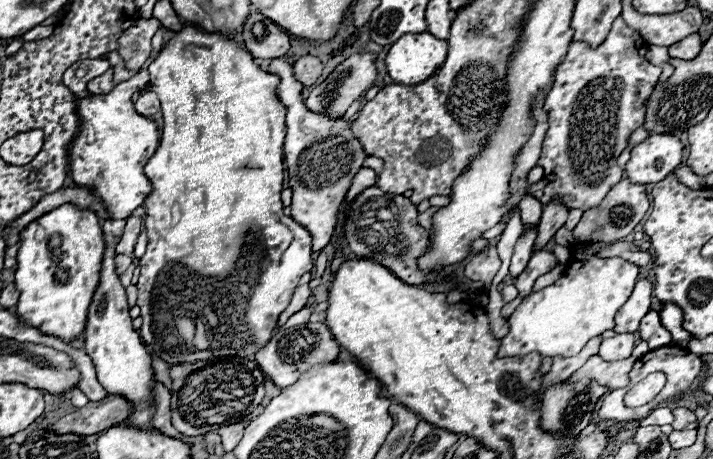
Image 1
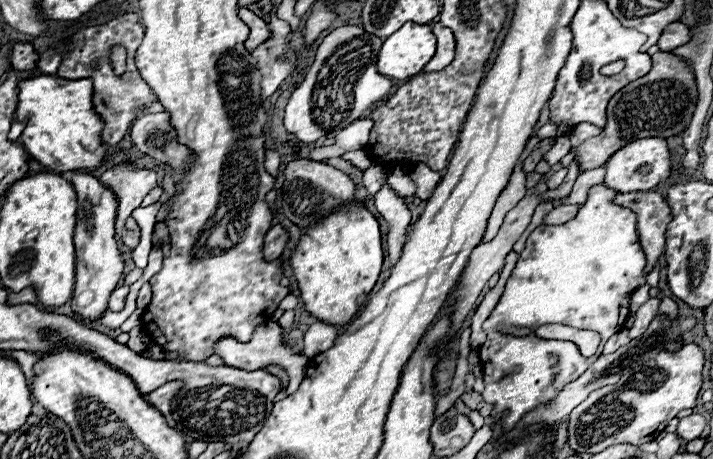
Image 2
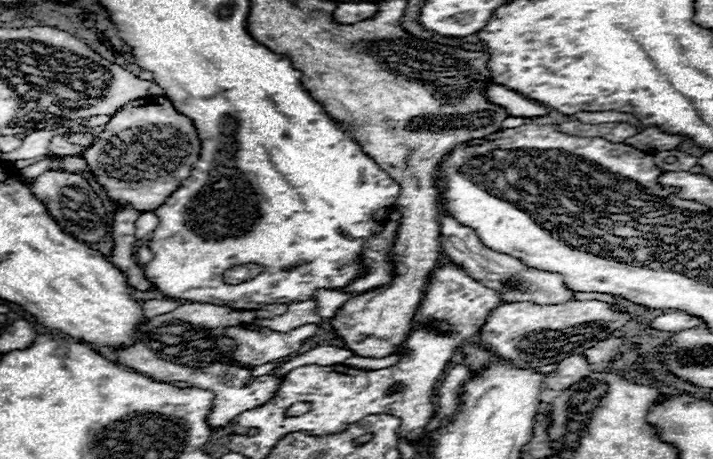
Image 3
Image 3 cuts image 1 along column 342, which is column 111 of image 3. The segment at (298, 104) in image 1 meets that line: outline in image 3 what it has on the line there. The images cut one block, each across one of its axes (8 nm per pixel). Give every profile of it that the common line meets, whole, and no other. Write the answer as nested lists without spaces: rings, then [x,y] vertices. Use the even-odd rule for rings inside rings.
[[[148,96],[124,104],[82,156],[112,202],[150,212],[188,178],[192,164],[200,158],[200,138],[192,120],[178,114],[168,98]]]

